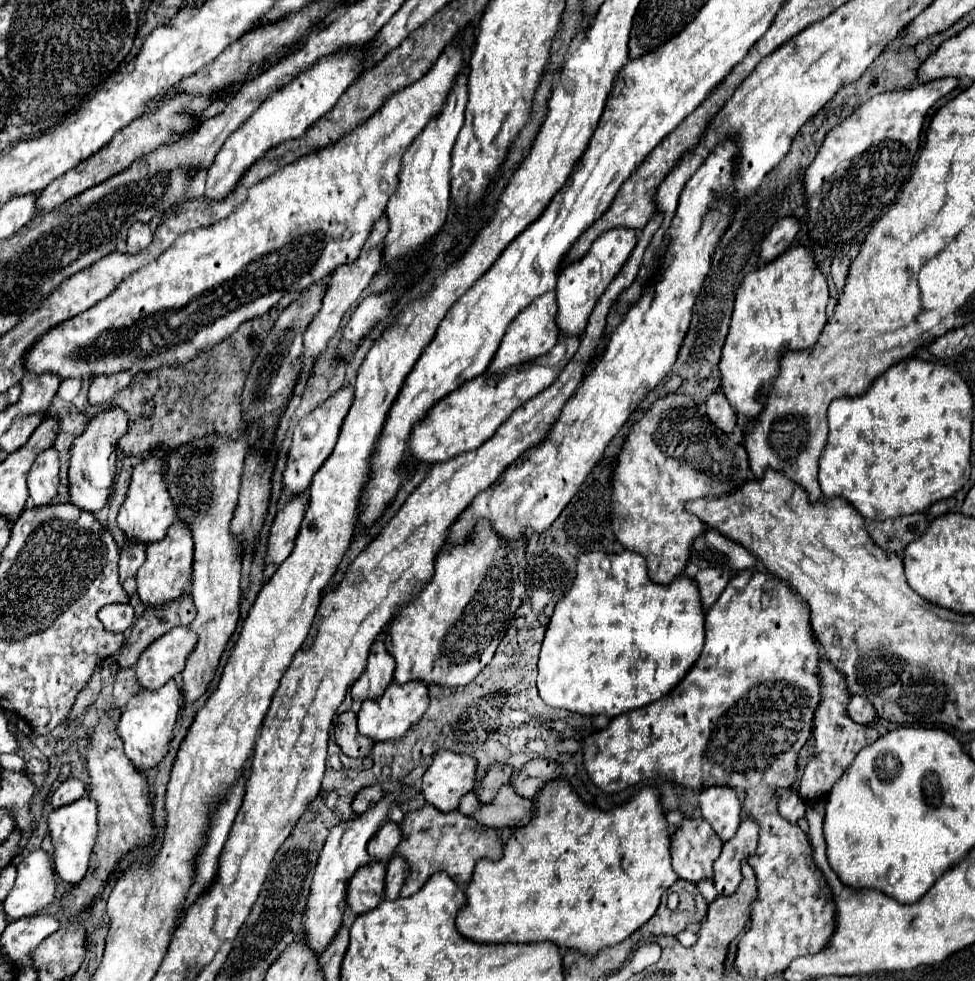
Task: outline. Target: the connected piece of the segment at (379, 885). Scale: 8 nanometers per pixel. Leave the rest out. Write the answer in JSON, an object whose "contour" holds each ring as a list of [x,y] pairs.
{"contour":[[[371,861],[355,871],[347,887],[347,905],[355,915],[367,913],[379,905],[383,899],[383,875],[385,863],[381,861]]]}

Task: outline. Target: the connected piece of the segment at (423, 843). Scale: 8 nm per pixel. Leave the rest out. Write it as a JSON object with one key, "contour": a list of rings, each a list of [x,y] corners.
{"contour":[[[425,805],[417,811],[409,811],[399,827],[403,831],[403,839],[397,847],[397,855],[403,857],[411,869],[411,873],[407,875],[403,883],[401,897],[411,897],[413,893],[417,893],[425,885],[425,881],[437,871],[447,871],[451,879],[461,887],[463,887],[463,877],[465,877],[465,887],[467,887],[473,875],[473,867],[479,859],[499,861],[503,855],[503,843],[497,831],[479,827],[475,819],[461,815],[459,811],[441,813],[439,809]]]}

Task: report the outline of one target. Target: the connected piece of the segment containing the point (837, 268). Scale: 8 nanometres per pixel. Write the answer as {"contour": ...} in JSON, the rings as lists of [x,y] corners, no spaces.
{"contour":[[[836,256],[832,260],[831,275],[838,290],[841,290],[845,285],[850,264],[851,261],[847,257]]]}

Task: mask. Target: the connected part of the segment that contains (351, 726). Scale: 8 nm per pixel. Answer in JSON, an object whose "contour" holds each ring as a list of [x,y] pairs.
{"contour":[[[345,711],[337,715],[333,725],[333,737],[335,743],[341,747],[341,751],[353,759],[367,757],[375,743],[373,739],[367,739],[357,731],[357,715],[353,711]]]}

